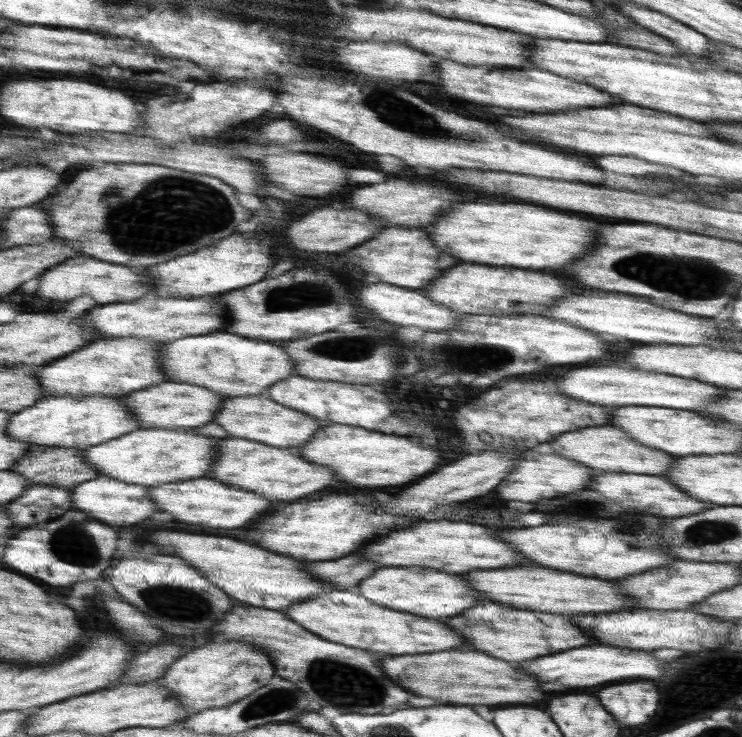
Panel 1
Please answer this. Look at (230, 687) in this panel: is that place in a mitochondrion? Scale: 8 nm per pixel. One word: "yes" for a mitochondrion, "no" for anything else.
yes

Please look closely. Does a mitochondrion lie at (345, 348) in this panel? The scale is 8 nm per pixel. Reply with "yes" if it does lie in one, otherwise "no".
yes

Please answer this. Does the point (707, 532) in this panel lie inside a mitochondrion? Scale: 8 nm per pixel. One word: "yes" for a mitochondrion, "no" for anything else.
yes

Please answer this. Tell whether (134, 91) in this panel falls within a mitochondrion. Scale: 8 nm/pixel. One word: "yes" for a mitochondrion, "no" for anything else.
no

